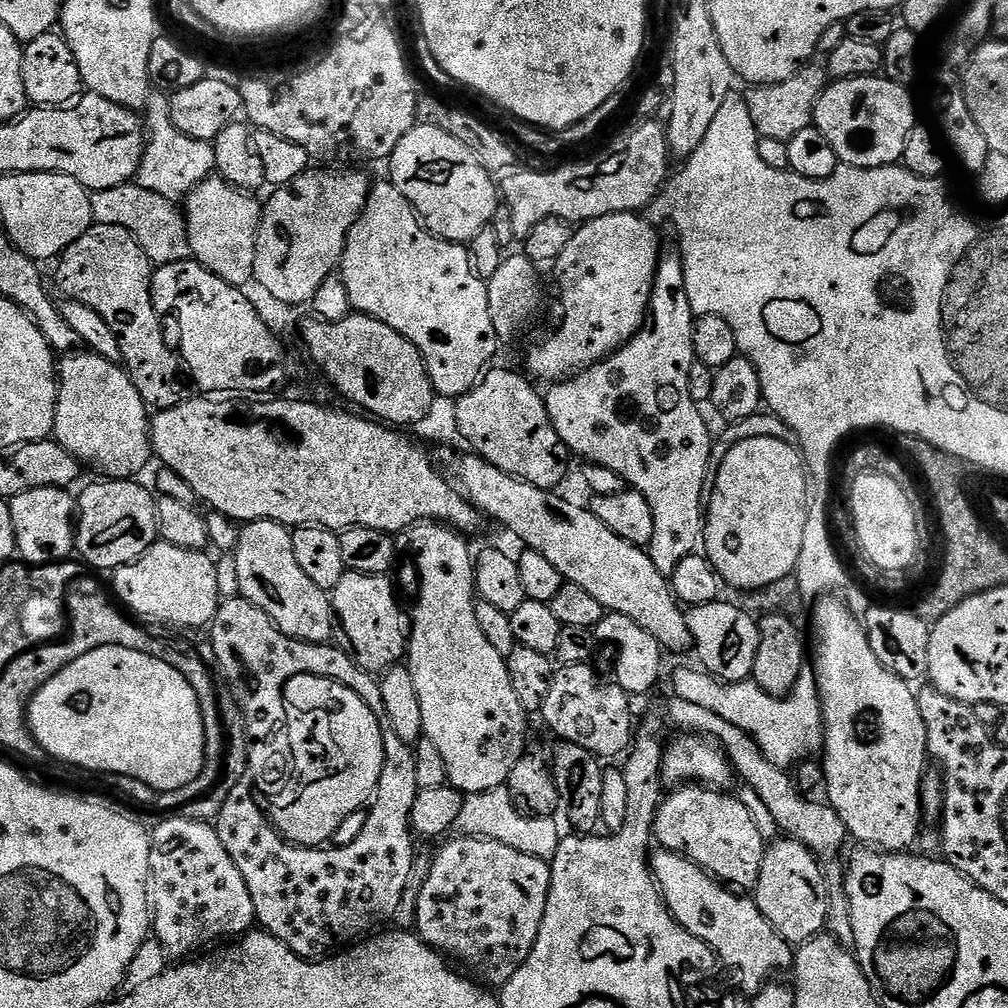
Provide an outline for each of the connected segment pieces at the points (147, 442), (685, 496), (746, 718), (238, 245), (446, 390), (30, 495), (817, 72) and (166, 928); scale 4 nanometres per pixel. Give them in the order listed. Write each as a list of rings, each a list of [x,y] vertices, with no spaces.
[[[84,350],[79,354],[68,354],[59,361],[58,364],[58,391],[56,394],[56,417],[54,418],[54,426],[52,427],[54,439],[57,444],[61,444],[66,451],[69,452],[74,459],[80,461],[81,465],[93,468],[96,472],[101,472],[99,475],[104,478],[114,480],[122,480],[125,478],[139,477],[139,472],[148,464],[148,459],[151,461],[154,456],[152,446],[152,433],[150,431],[150,409],[148,405],[142,402],[142,398],[138,394],[138,390],[134,386],[134,382],[128,376],[127,371],[119,363],[107,360],[101,356],[93,354],[91,351]]]
[[[665,247],[660,254],[660,264],[656,268],[656,281],[652,287],[652,297],[648,303],[648,315],[644,321],[644,327],[626,341],[617,352],[613,352],[611,356],[605,360],[592,364],[582,372],[576,373],[575,376],[567,377],[559,382],[553,383],[549,392],[544,396],[544,405],[548,408],[548,413],[552,419],[554,430],[559,434],[560,440],[568,447],[569,453],[581,456],[581,461],[589,464],[597,464],[598,466],[606,466],[606,470],[614,470],[614,474],[618,474],[623,478],[625,485],[631,491],[640,492],[642,498],[646,498],[646,502],[650,506],[650,514],[654,520],[654,532],[652,541],[647,546],[648,557],[654,562],[654,566],[658,566],[658,570],[665,577],[671,577],[672,571],[678,566],[678,562],[682,562],[682,558],[693,555],[697,551],[698,545],[702,540],[702,505],[706,500],[706,489],[704,479],[706,478],[706,470],[708,469],[708,459],[710,458],[710,450],[712,449],[713,433],[708,433],[708,428],[704,425],[704,416],[701,405],[694,402],[694,398],[690,398],[690,390],[688,383],[690,382],[690,366],[697,363],[694,354],[694,338],[692,337],[692,326],[694,317],[692,315],[692,307],[690,306],[690,298],[686,298],[686,278],[684,277],[684,257],[680,255],[679,247]]]
[[[699,667],[696,668],[673,670],[671,695],[697,706],[706,706],[706,710],[712,710],[738,730],[750,734],[750,738],[758,742],[762,754],[766,754],[774,766],[785,770],[795,769],[823,749],[824,711],[820,709],[820,691],[816,685],[815,671],[801,671],[791,692],[779,697],[766,694],[754,682],[725,684]]]
[[[209,178],[201,181],[194,191],[188,193],[182,204],[182,213],[185,226],[189,232],[189,244],[192,251],[191,259],[197,260],[206,270],[210,270],[222,282],[233,284],[238,289],[243,289],[244,284],[252,284],[256,271],[254,258],[256,257],[256,235],[260,229],[261,205],[251,200],[247,191],[227,184],[219,178]]]
[[[384,182],[384,184],[377,183],[372,191],[369,192],[368,200],[365,202],[360,216],[354,222],[352,229],[348,231],[346,246],[344,247],[344,259],[340,261],[338,272],[346,286],[346,294],[350,298],[353,309],[355,309],[359,315],[373,316],[378,322],[390,326],[390,330],[402,334],[402,338],[406,338],[420,351],[420,356],[424,360],[424,365],[428,371],[428,377],[432,383],[433,393],[435,393],[437,397],[452,396],[451,398],[459,398],[465,396],[466,393],[480,381],[481,376],[484,375],[489,365],[493,363],[491,360],[492,355],[496,352],[498,337],[494,330],[493,323],[490,322],[490,306],[487,305],[488,285],[474,271],[469,249],[465,247],[463,243],[441,240],[440,237],[433,236],[432,233],[424,227],[420,217],[416,214],[416,209],[412,207],[410,201],[408,201],[391,182]]]
[[[35,488],[13,496],[10,503],[14,514],[14,534],[18,538],[16,551],[19,559],[28,566],[52,566],[64,562],[74,552],[74,496],[62,488]]]
[[[808,62],[796,69],[796,73],[790,78],[786,78],[777,84],[761,84],[751,89],[752,93],[747,93],[746,99],[752,125],[756,128],[757,137],[778,138],[782,141],[788,141],[794,138],[802,130],[813,127],[814,121],[812,115],[816,109],[818,98],[824,93],[826,87],[826,72],[823,67],[820,68],[816,62]]]
[[[179,814],[169,816],[172,817],[162,821],[156,829],[153,827],[150,832],[150,915],[154,921],[155,939],[159,940],[169,957],[188,958],[199,953],[199,948],[211,940],[220,940],[223,936],[239,938],[245,932],[253,931],[257,918],[250,890],[246,890],[246,882],[238,866],[234,866],[230,854],[226,854],[226,846],[222,846],[222,838],[218,838],[216,828],[203,819],[191,821]]]

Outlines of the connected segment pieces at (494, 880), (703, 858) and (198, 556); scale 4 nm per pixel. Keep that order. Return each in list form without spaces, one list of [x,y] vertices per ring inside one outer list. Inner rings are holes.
[[[455,839],[433,858],[432,864],[427,865],[428,877],[420,888],[415,931],[435,951],[453,961],[465,960],[490,983],[503,986],[526,962],[538,938],[538,930],[546,914],[552,869],[547,860],[522,854],[493,840]]]
[[[680,786],[659,801],[654,817],[661,849],[680,853],[710,876],[736,890],[755,889],[766,841],[758,834],[750,810],[735,795],[707,786]],[[732,795],[732,796],[728,796]],[[748,888],[748,889],[744,889]]]
[[[157,542],[147,548],[134,563],[124,564],[111,573],[112,584],[116,587],[115,599],[137,617],[165,620],[180,628],[211,625],[220,609],[222,597],[218,590],[216,560],[208,557],[208,554],[204,550],[182,550],[173,544]]]

